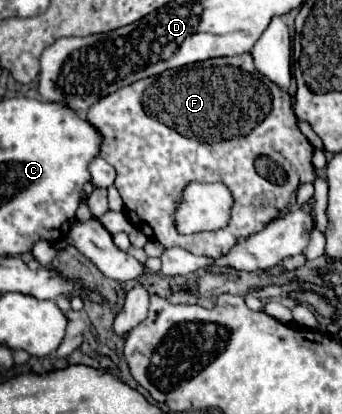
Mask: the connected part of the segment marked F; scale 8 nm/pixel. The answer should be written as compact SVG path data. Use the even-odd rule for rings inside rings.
M250 53L206 59L202 63L168 69L156 77L136 81L102 97L86 113L86 119L102 137L98 155L116 169L114 185L120 191L126 215L132 221L138 219L148 225L152 237L164 247L178 245L194 255L222 257L240 237L262 231L270 221L286 215L296 199L296 189L316 177L312 167L314 147L298 129L290 95L256 71ZM190 181L222 181L232 191L234 207L226 229L196 235L180 235L176 231L172 213L180 201L182 189Z

